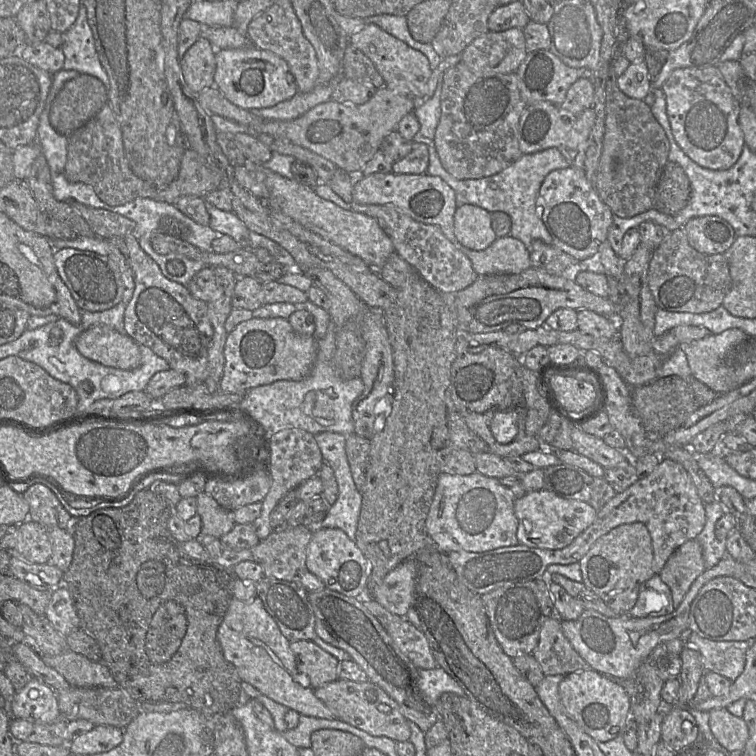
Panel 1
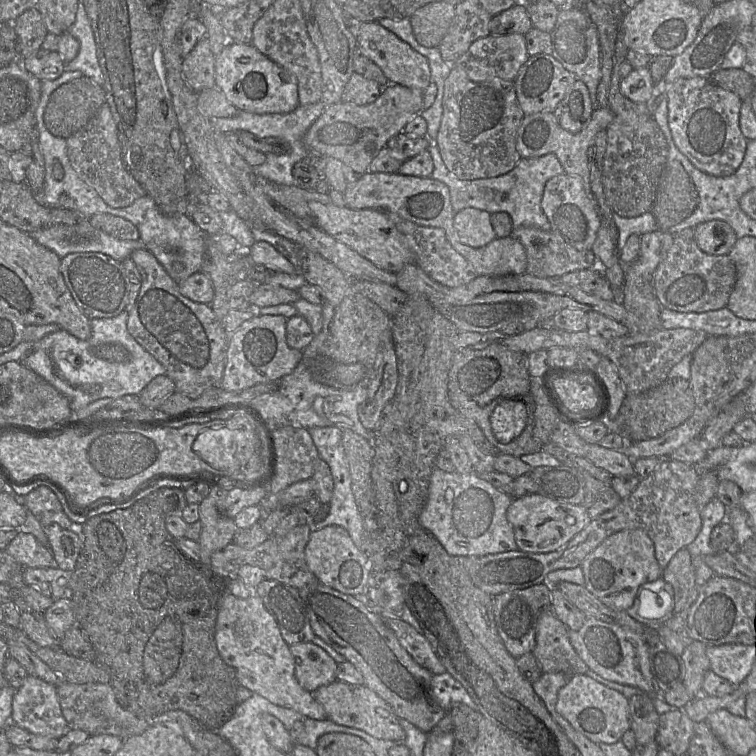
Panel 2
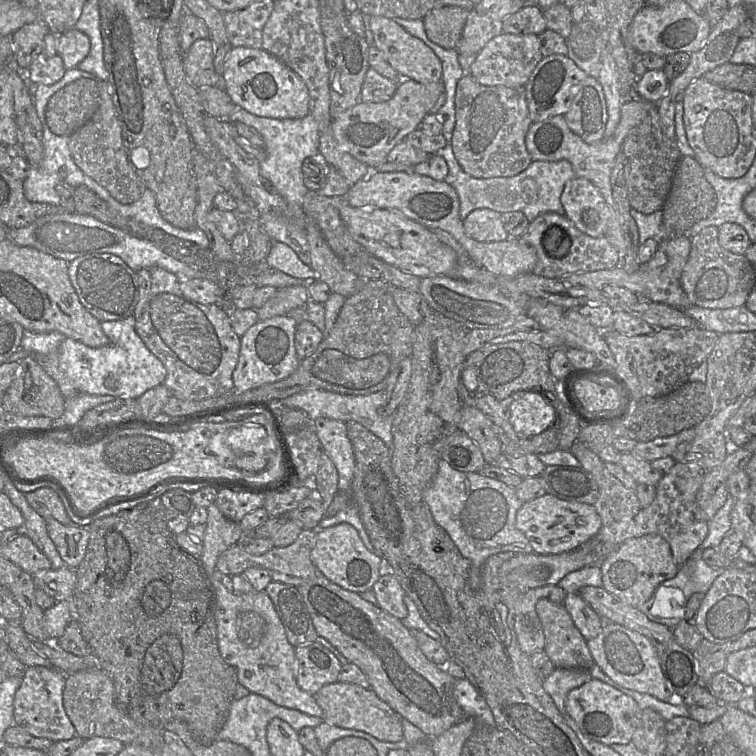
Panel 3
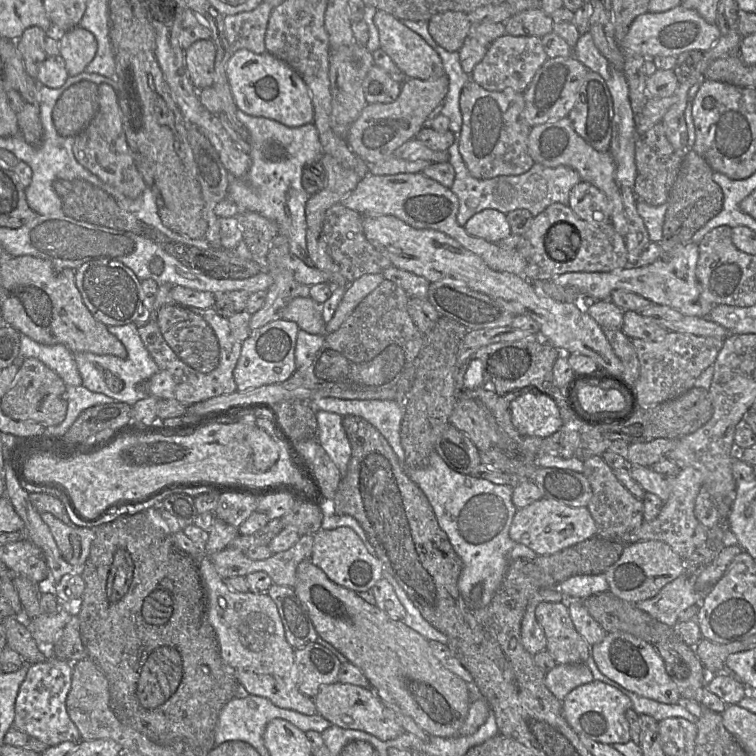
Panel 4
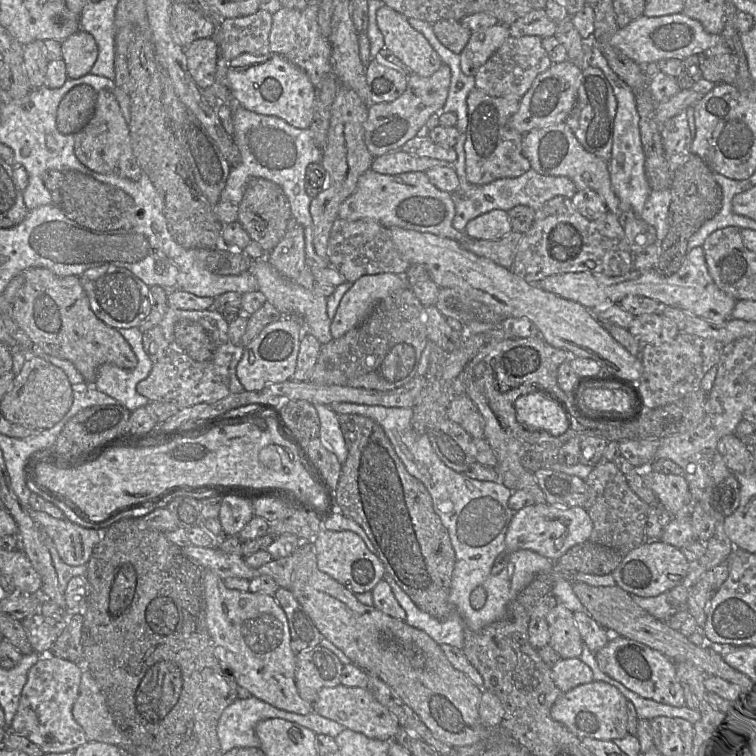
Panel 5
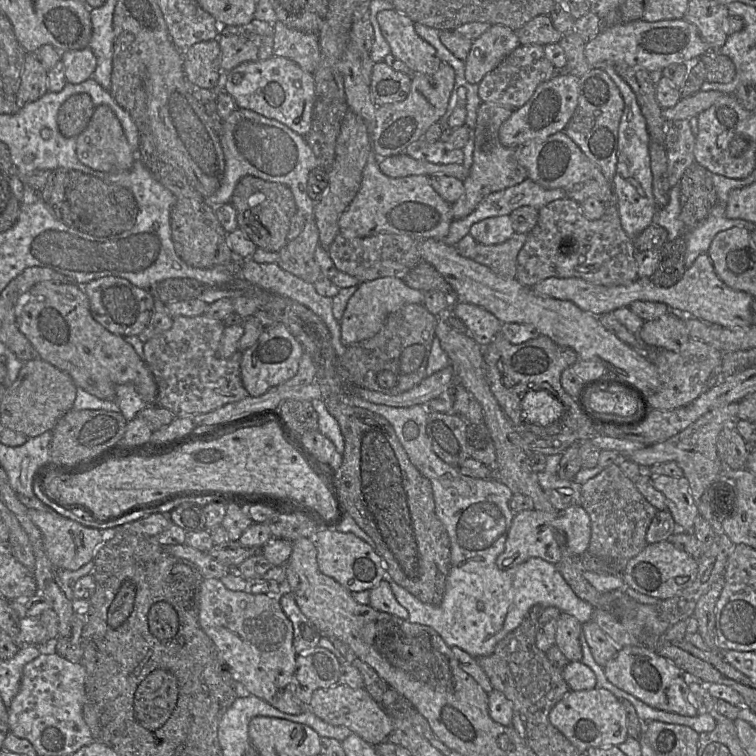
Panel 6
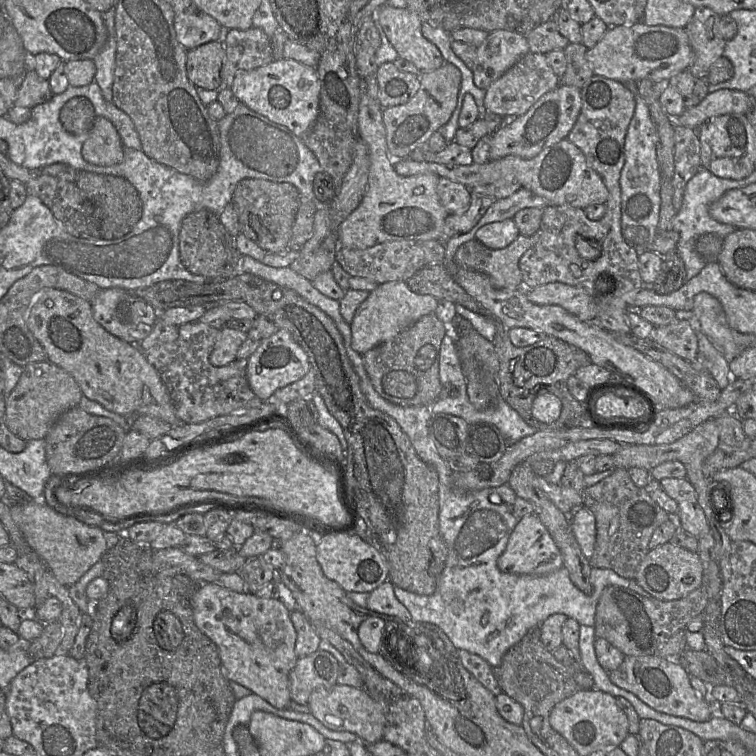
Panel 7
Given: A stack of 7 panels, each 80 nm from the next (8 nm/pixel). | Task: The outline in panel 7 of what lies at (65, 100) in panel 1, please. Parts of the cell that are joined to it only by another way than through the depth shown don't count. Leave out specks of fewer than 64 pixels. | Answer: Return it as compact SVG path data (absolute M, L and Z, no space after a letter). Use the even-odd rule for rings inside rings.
M83 96L69 99L60 110L60 122L63 128L74 135L90 131L96 117L93 104Z

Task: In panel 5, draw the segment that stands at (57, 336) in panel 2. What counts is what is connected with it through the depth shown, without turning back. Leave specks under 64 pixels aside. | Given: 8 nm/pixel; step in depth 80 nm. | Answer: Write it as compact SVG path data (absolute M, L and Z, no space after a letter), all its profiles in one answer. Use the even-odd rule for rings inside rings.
M138 327L119 329L118 332L134 351L138 360L137 366L123 369L113 364L103 364L98 369L93 386L132 412L150 402L147 397L137 392L136 386L149 375L152 362L144 350L143 333Z

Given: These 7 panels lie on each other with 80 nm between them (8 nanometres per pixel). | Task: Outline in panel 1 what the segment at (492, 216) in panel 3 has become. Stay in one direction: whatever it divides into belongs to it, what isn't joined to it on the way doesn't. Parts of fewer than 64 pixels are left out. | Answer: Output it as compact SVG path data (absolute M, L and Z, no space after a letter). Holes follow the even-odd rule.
M471 204L456 208L454 234L460 244L473 251L485 250L497 239L491 226L491 213Z

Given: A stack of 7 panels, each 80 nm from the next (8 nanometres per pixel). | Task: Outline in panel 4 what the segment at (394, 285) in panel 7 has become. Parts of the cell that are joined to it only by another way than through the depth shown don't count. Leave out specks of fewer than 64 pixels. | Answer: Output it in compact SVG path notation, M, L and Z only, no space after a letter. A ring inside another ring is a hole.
M382 274L364 275L347 286L331 321L326 324L326 333L338 330L359 303L377 288L383 281Z

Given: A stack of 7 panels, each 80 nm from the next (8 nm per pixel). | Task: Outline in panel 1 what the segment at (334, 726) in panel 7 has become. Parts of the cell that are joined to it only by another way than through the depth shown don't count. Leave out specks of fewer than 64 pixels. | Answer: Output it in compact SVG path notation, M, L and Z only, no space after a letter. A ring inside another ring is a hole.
M338 679L316 688L314 694L332 711L335 719L342 720L369 735L386 737L395 742L406 742L410 739L409 721L401 713L399 705L381 687L370 681Z

